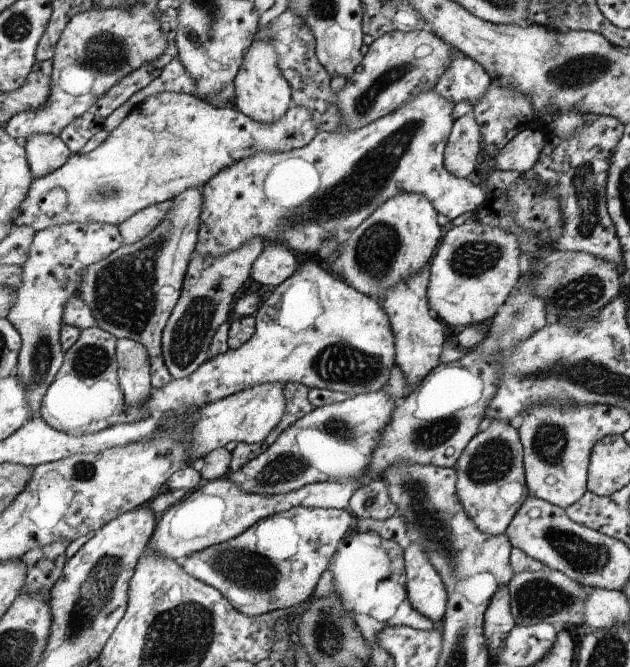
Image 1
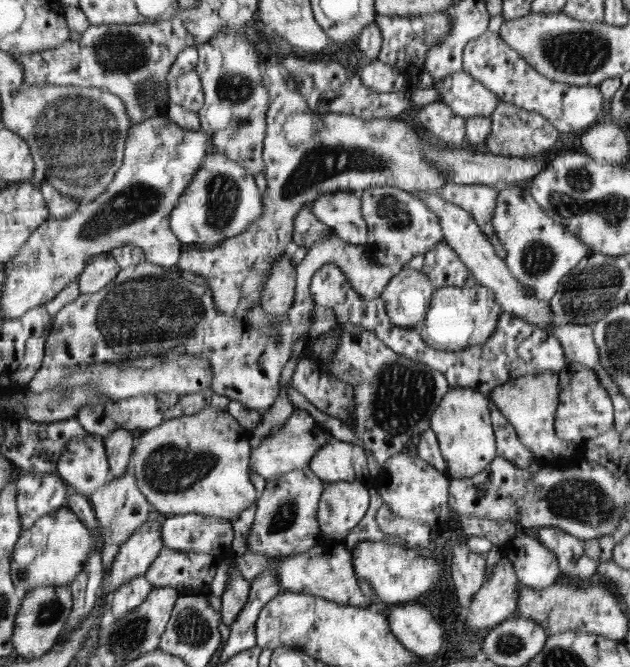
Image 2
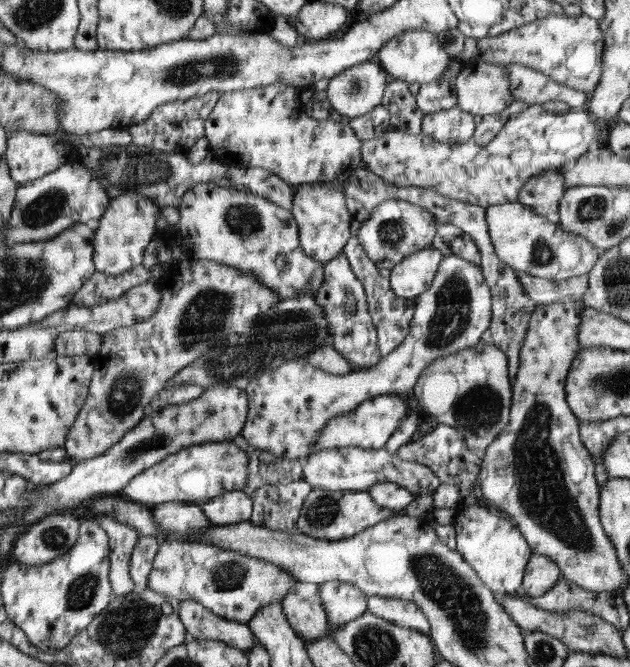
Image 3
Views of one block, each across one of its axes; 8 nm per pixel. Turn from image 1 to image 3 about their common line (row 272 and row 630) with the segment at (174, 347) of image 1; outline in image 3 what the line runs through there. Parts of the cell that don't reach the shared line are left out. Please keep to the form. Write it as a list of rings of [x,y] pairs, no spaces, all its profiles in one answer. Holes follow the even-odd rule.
[[[181,601],[179,612],[188,636],[193,639],[222,640],[232,648],[247,651],[256,646],[256,637],[252,636],[247,624],[216,616],[197,601]]]

